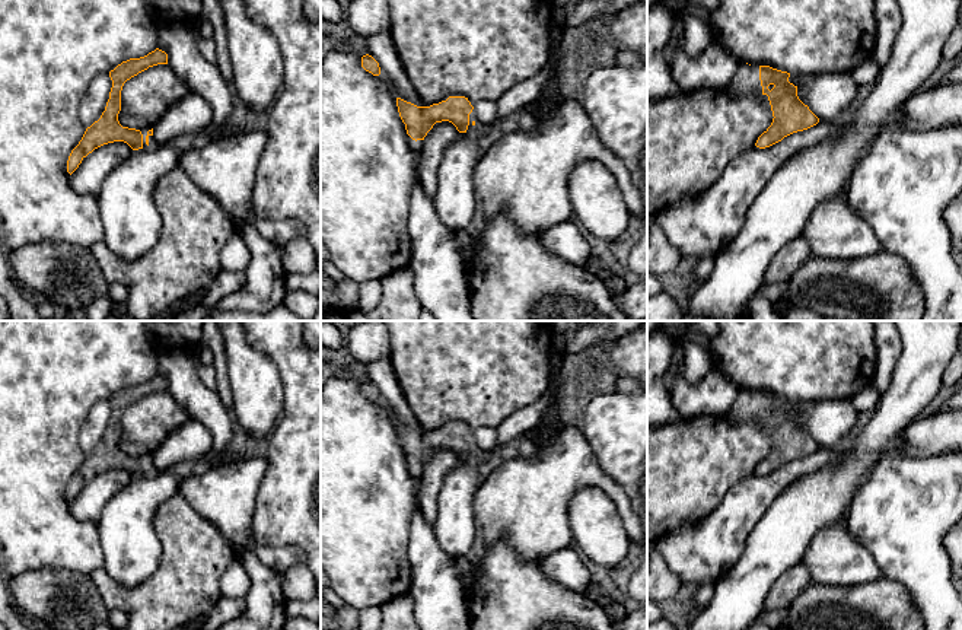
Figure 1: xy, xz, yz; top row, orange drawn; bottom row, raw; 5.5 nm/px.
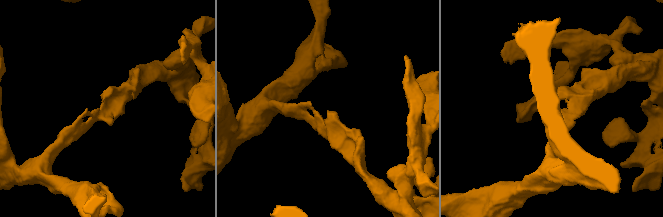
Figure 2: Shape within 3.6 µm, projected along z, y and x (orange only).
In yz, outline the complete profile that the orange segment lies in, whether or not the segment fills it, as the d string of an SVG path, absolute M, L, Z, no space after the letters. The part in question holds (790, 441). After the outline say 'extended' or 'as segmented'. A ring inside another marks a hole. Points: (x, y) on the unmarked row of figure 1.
M740 389L736 402L727 413L733 423L767 421L771 438L771 452L758 464L755 472L770 474L784 464L807 456L819 449L819 445L797 423L797 413L789 408L790 400L770 392Z | extended

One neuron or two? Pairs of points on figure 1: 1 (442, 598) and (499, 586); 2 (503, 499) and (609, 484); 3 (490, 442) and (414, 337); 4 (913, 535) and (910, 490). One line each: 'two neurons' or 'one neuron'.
1: two neurons
2: one neuron
3: two neurons
4: one neuron

